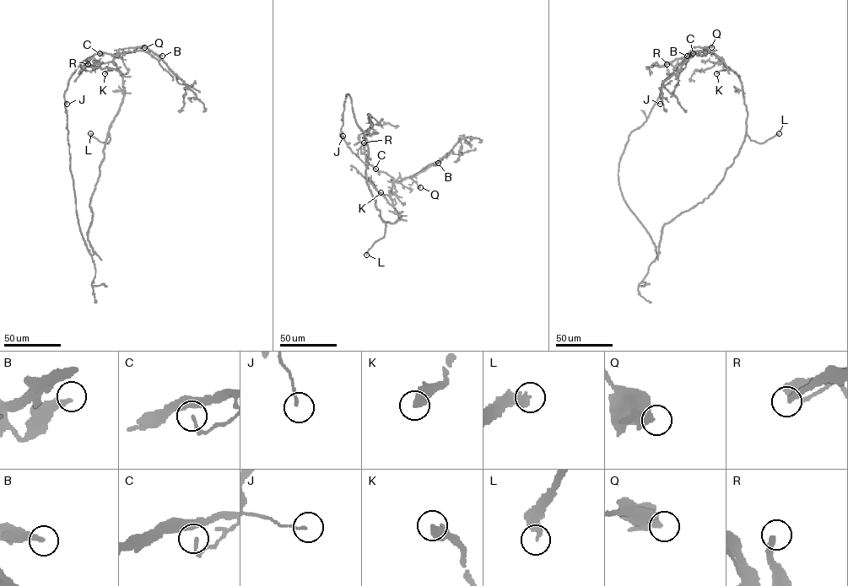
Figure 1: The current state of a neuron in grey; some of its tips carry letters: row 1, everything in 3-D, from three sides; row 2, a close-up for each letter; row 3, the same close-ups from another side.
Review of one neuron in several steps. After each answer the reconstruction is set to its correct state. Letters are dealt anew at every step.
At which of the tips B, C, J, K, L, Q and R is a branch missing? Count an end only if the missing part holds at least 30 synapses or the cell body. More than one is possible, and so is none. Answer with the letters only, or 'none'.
K, L, R

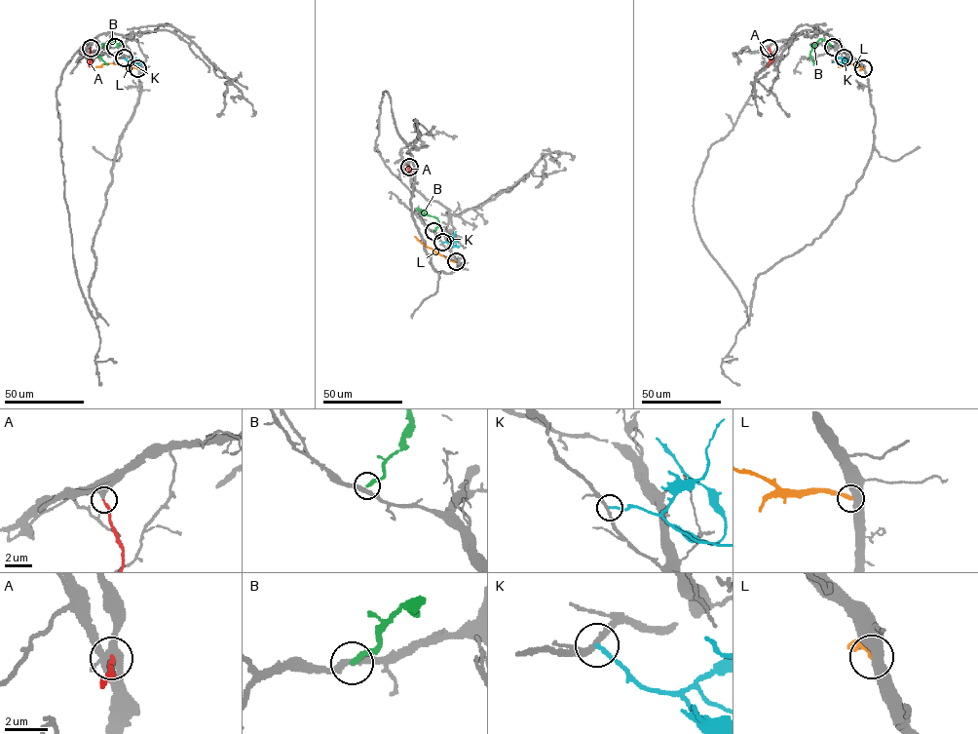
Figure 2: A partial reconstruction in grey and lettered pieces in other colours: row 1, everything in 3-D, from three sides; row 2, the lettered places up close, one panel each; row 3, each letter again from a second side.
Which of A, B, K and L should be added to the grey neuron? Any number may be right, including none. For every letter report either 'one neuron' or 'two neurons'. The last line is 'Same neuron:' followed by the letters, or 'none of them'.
A: one neuron
B: two neurons
K: two neurons
L: two neurons
Same neuron: A

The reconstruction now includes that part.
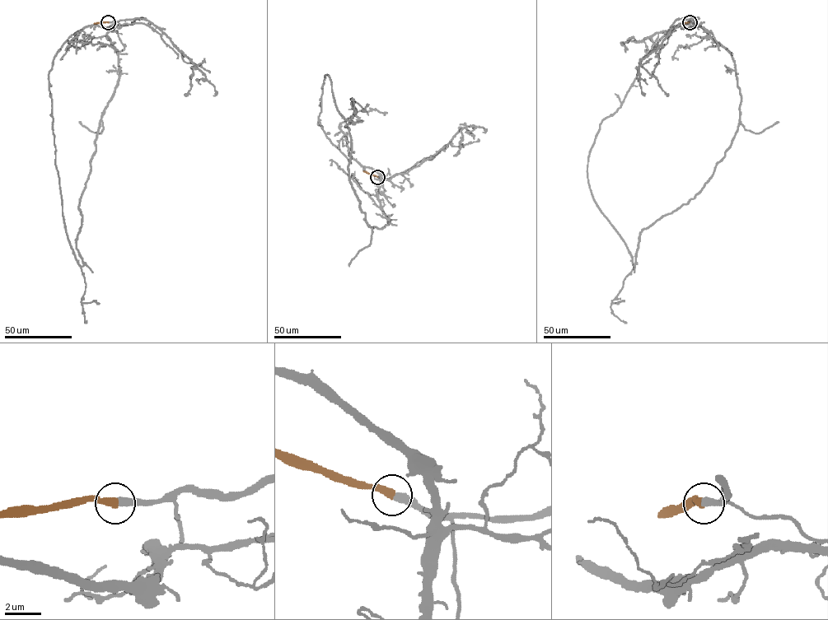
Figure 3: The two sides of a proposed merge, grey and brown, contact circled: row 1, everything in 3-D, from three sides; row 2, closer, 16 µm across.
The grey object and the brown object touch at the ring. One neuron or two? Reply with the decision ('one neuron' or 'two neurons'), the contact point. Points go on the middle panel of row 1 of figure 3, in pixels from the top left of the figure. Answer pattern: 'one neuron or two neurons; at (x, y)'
one neuron; at (377, 177)

